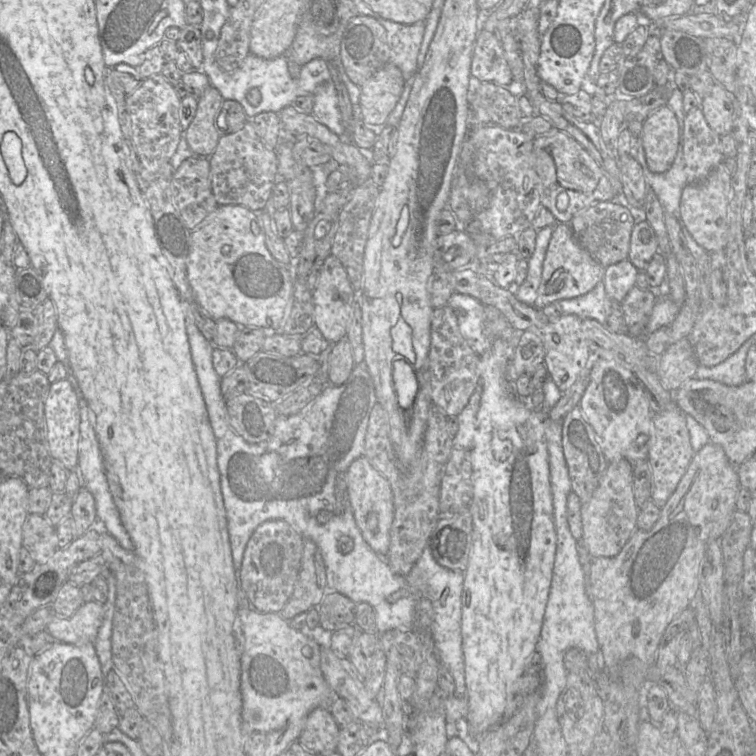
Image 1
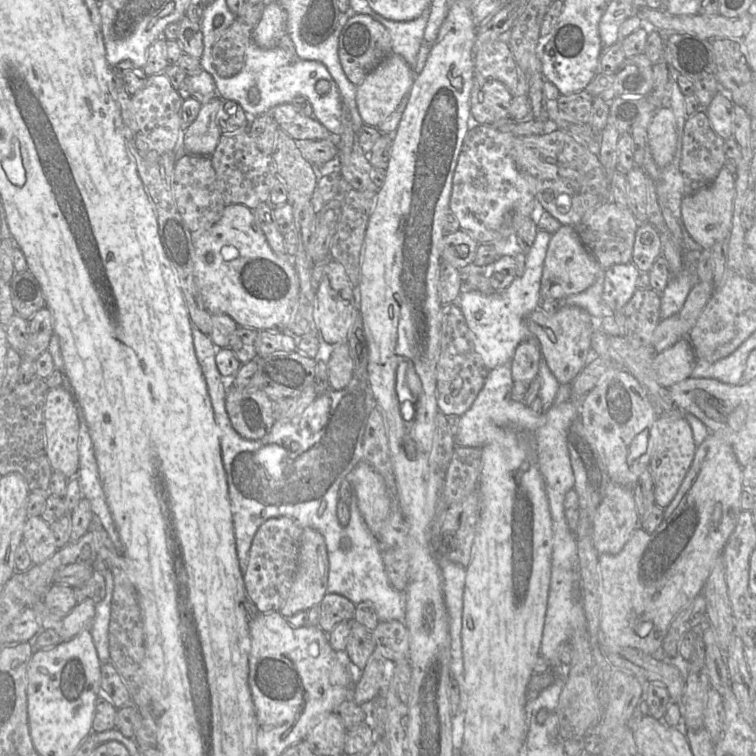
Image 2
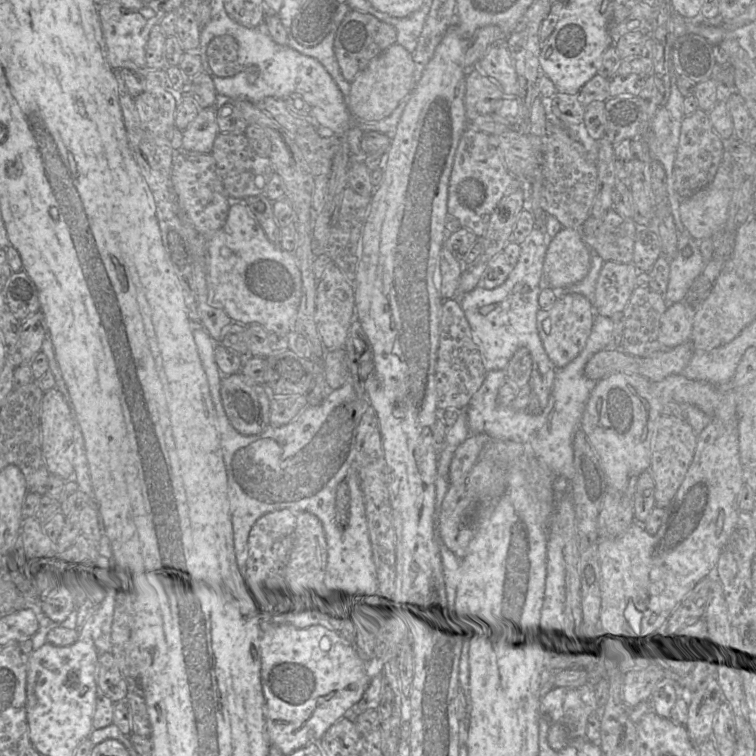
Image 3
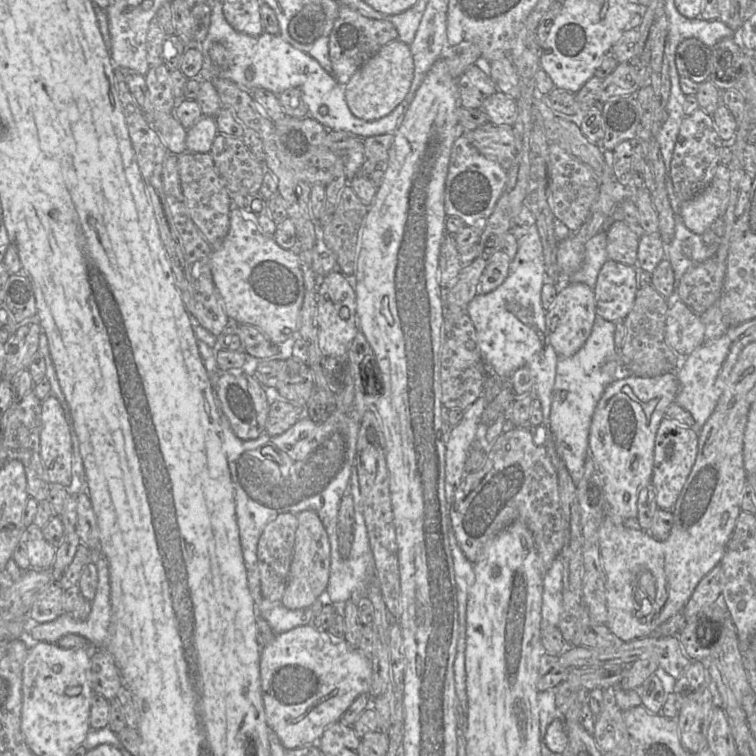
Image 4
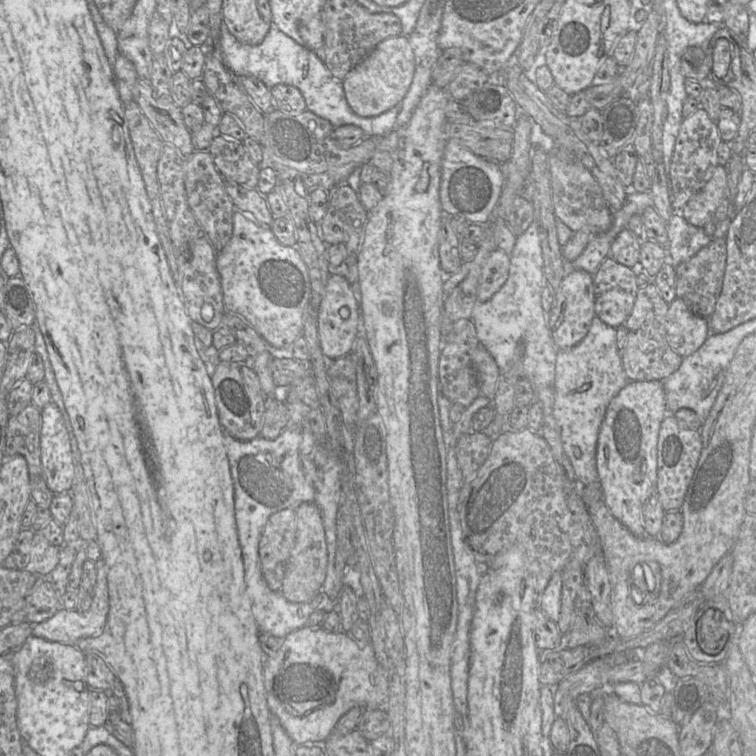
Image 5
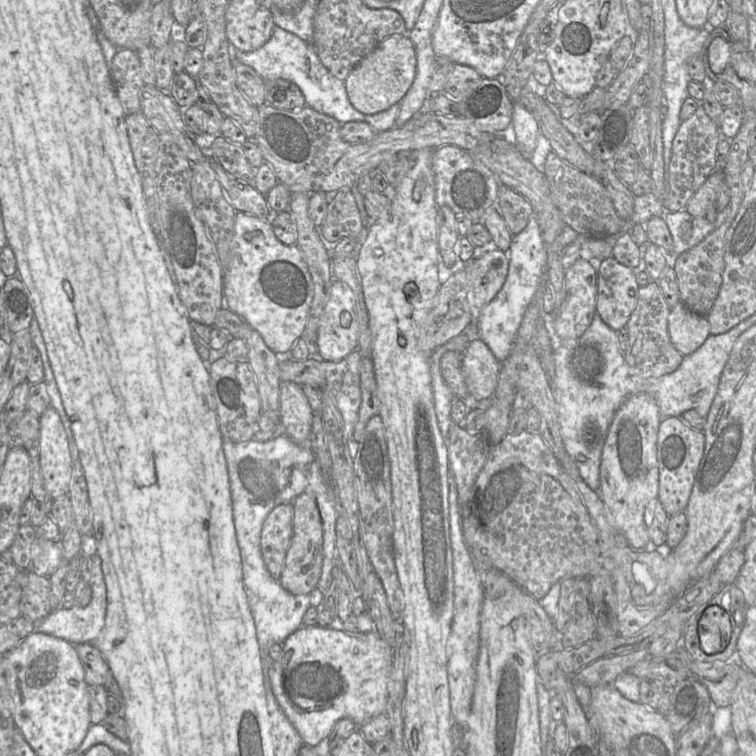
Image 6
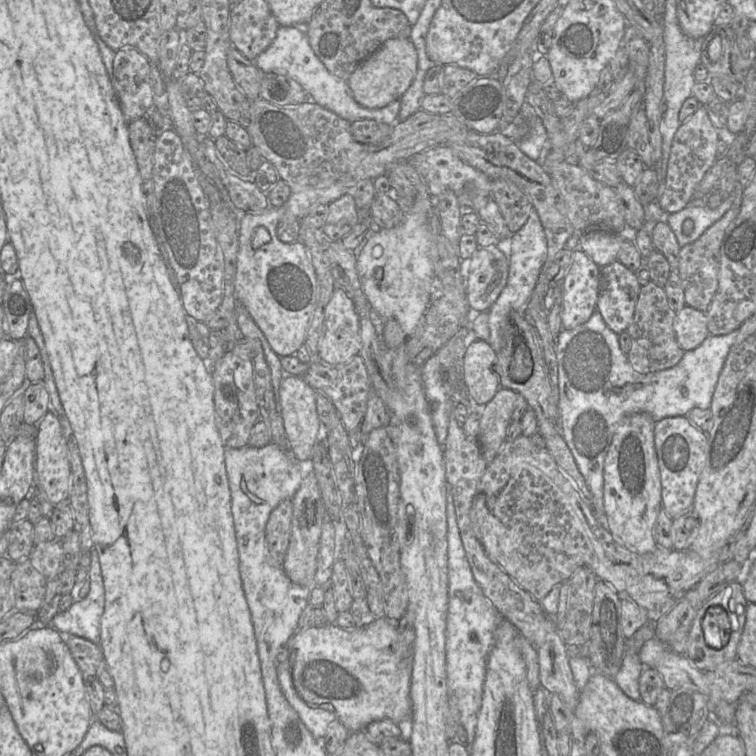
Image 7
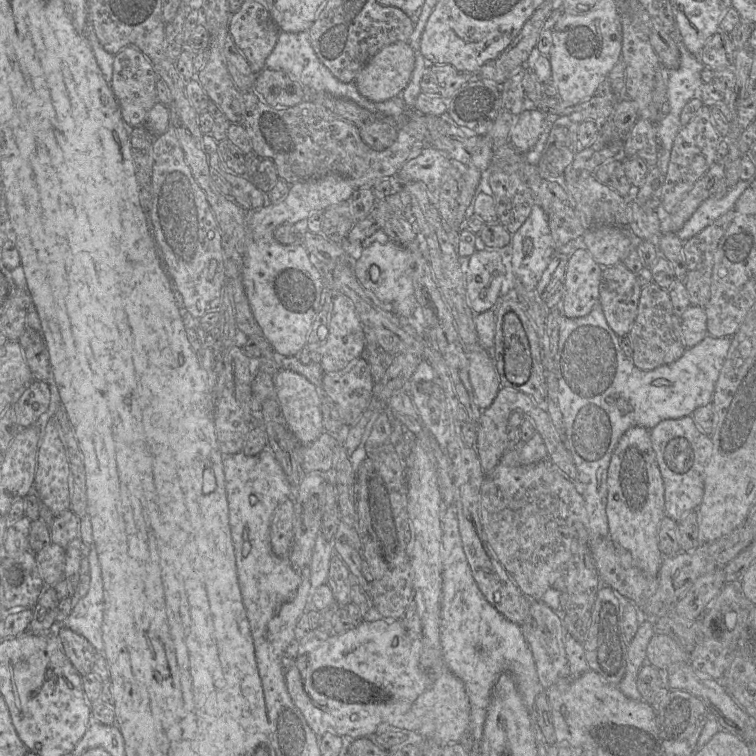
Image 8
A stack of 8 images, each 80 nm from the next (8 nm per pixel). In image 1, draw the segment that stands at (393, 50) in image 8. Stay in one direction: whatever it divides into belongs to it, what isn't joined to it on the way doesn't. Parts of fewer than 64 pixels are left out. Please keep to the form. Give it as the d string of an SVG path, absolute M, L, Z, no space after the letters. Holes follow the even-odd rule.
M388 62L361 87L360 108L365 125L384 126L399 101L405 81L401 70Z

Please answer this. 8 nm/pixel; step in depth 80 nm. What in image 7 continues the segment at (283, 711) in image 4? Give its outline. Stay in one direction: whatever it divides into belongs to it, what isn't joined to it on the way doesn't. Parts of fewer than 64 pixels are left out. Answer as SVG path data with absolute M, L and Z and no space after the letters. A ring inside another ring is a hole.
M387 617L380 618L377 620L372 621L371 623L364 625L364 626L357 626L353 630L346 630L343 628L340 628L339 626L334 624L326 624L323 626L315 626L315 627L310 627L306 630L298 630L293 637L290 639L290 641L287 644L287 647L289 648L289 659L285 662L279 663L277 665L277 673L278 673L278 680L279 684L281 687L281 690L283 694L285 695L287 701L290 703L290 705L294 708L294 710L298 713L300 719L302 722L305 724L305 726L308 728L308 730L311 732L313 737L315 739L322 739L329 726L333 722L340 722L342 723L350 732L354 731L364 731L364 728L371 722L377 721L377 720L383 720L383 719L388 719L391 720L397 724L400 724L402 721L409 721L410 715L411 715L411 700L410 700L410 682L411 682L411 673L412 673L412 664L411 664L411 655L397 655L397 642L398 642L398 633L397 633L397 628L391 623L391 620L395 619L390 619Z

